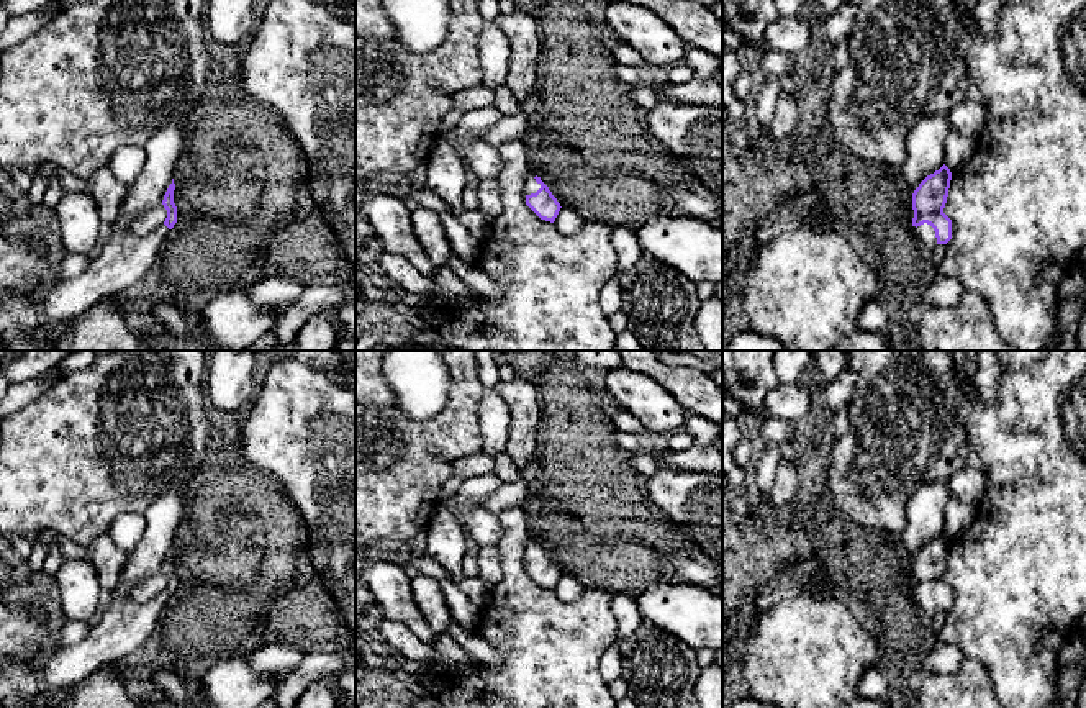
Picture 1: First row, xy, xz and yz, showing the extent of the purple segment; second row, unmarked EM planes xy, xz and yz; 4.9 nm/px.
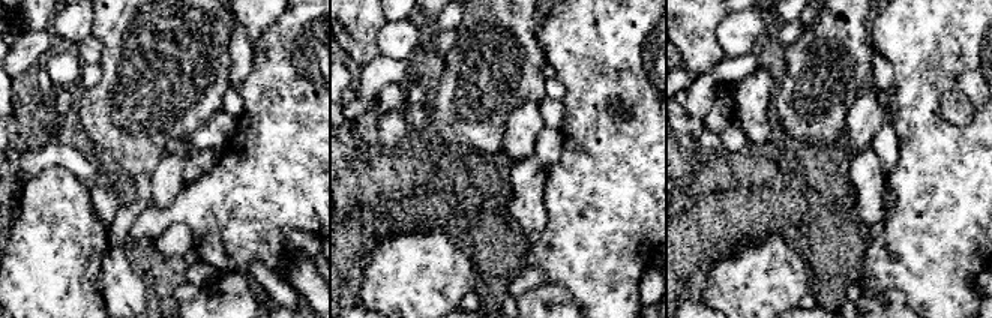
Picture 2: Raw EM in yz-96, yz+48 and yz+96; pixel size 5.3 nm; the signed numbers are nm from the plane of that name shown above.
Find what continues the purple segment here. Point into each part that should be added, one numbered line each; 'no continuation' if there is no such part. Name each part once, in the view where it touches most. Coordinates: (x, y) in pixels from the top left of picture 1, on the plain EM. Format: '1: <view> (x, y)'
1: yz (926, 600)

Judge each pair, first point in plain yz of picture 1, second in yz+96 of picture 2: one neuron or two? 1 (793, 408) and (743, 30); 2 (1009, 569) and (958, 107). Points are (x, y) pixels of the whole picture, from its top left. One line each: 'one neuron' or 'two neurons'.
1: one neuron
2: two neurons

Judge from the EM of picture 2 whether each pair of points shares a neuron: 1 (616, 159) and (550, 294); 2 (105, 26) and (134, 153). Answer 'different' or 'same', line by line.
1: different
2: same

